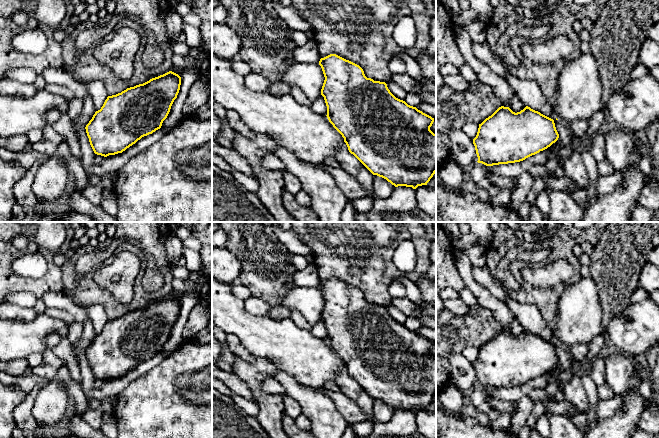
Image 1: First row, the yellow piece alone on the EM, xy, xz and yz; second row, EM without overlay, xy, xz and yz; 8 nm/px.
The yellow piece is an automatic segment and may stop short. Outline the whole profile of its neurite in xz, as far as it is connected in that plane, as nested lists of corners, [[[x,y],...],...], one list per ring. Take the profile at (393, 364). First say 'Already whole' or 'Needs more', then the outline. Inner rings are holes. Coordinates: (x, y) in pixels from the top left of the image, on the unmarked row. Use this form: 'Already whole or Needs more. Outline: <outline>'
Already whole. Outline: [[[336,278],[321,282],[319,289],[325,301],[321,319],[327,330],[326,340],[344,362],[349,376],[373,399],[386,403],[395,411],[416,413],[418,410],[427,409],[436,397],[436,358],[430,354],[434,342],[396,322],[385,306],[367,302],[359,289]]]

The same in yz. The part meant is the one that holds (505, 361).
Already whole. Outline: [[[526,330],[520,336],[499,331],[479,348],[473,363],[478,387],[515,387],[550,371],[559,362],[554,344]]]

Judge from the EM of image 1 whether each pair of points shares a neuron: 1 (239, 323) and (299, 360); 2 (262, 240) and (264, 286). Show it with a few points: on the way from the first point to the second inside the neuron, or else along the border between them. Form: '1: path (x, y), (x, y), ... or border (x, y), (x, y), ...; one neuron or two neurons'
1: path (254, 331), (268, 339), (280, 341), (284, 345); one neuron
2: path (262, 251), (263, 275); one neuron

